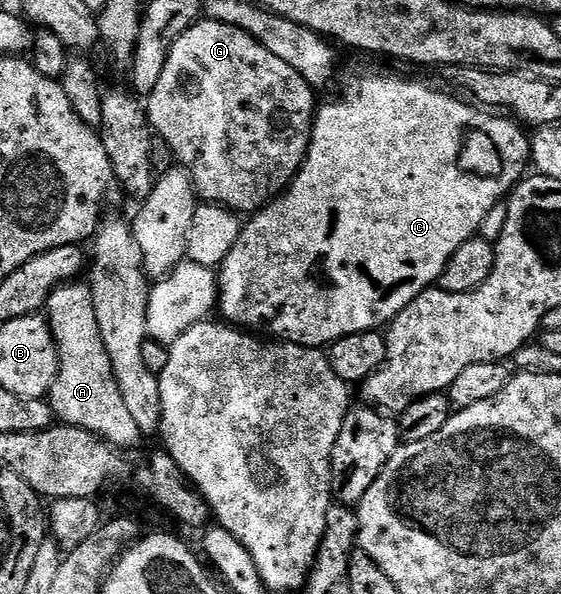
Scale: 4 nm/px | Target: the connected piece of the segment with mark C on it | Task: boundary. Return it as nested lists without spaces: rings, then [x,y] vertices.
[[[362,74],[347,84],[346,91],[342,94],[342,102],[319,105],[314,115],[310,147],[302,162],[302,169],[290,181],[285,192],[262,207],[243,225],[232,252],[228,252],[217,271],[217,309],[220,314],[222,310],[221,317],[235,327],[257,332],[274,340],[295,342],[297,346],[315,348],[329,347],[331,342],[344,336],[352,336],[356,332],[381,331],[389,327],[394,317],[404,312],[404,308],[408,308],[408,304],[412,304],[416,296],[420,296],[423,290],[437,283],[448,260],[452,260],[452,252],[456,252],[460,244],[464,244],[481,231],[482,221],[488,216],[488,212],[492,212],[492,208],[499,205],[527,173],[528,163],[532,158],[532,142],[528,134],[526,138],[527,131],[513,117],[503,116],[501,113],[466,102],[412,78],[392,78],[388,74]]]

